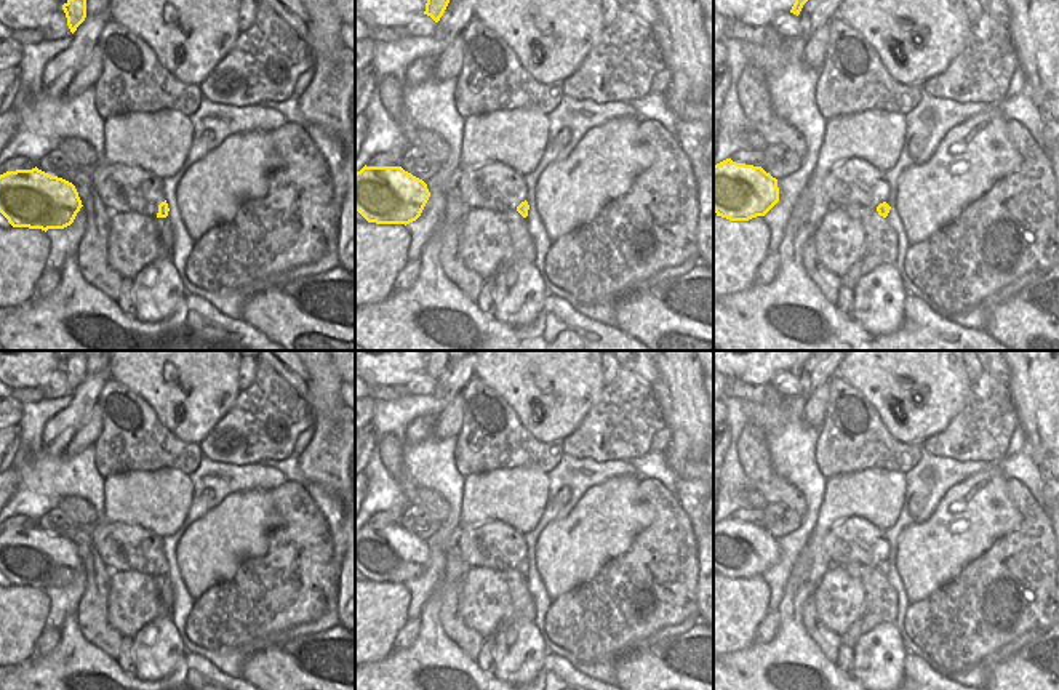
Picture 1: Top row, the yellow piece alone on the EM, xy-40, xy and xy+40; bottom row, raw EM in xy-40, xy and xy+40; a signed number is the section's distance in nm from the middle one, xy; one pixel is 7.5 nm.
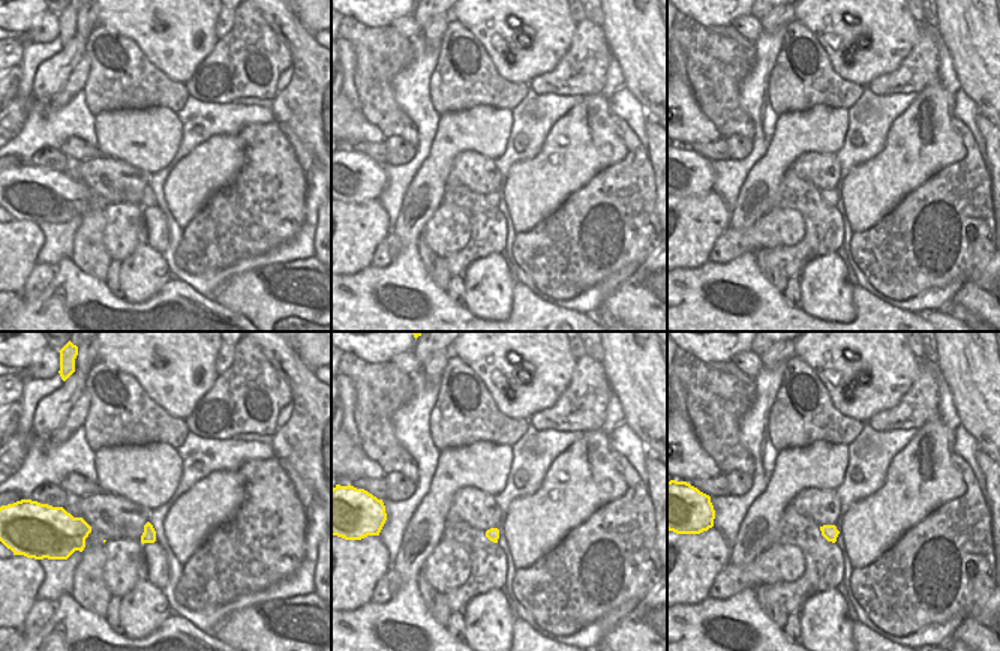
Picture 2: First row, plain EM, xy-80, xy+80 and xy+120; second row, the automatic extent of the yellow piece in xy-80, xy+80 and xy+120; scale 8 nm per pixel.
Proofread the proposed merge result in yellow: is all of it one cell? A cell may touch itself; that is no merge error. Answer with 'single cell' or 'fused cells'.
single cell

